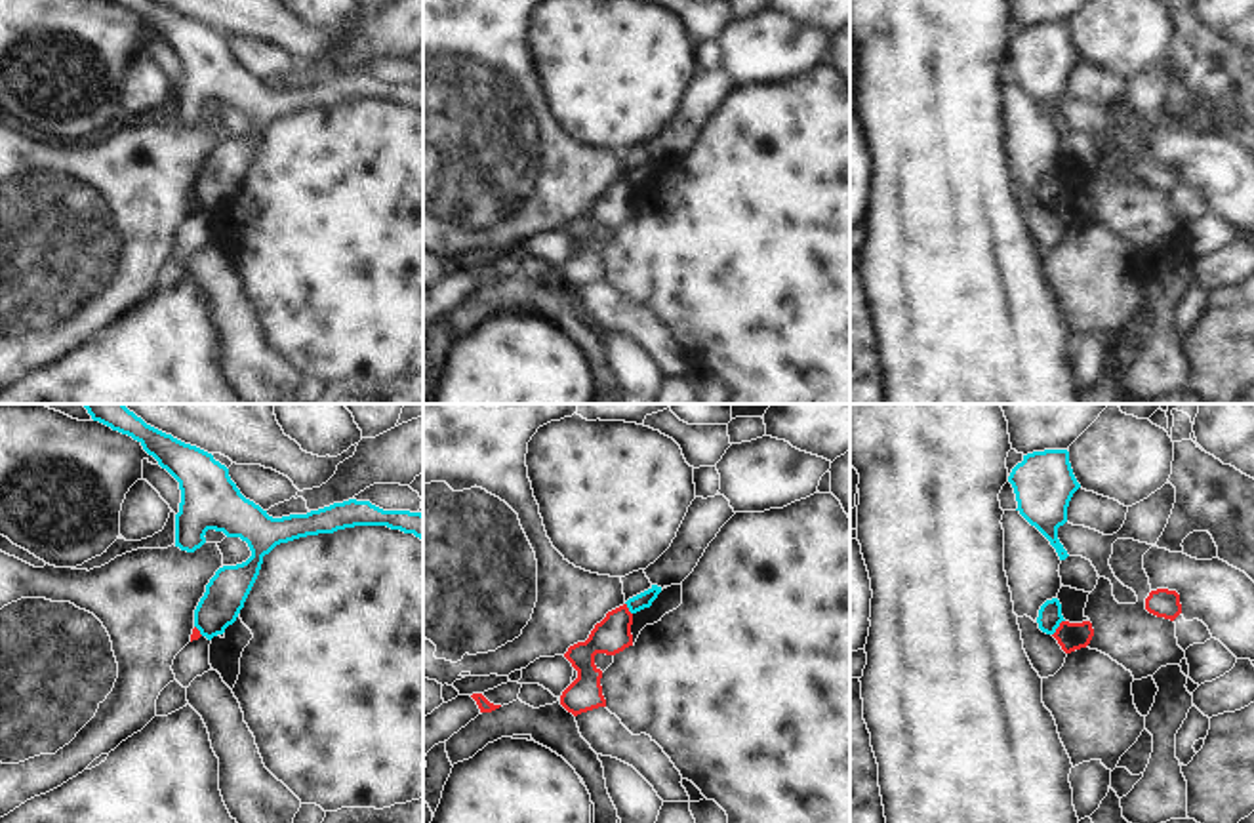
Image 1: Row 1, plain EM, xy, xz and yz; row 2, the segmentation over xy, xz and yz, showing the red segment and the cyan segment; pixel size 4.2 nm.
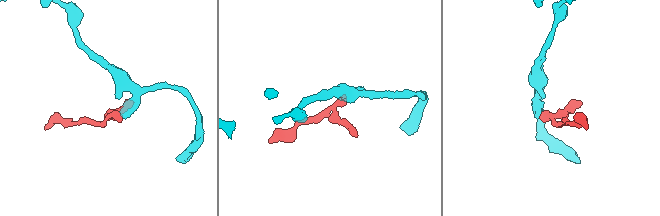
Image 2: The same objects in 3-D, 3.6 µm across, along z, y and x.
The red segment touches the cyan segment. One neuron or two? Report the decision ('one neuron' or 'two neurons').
two neurons

